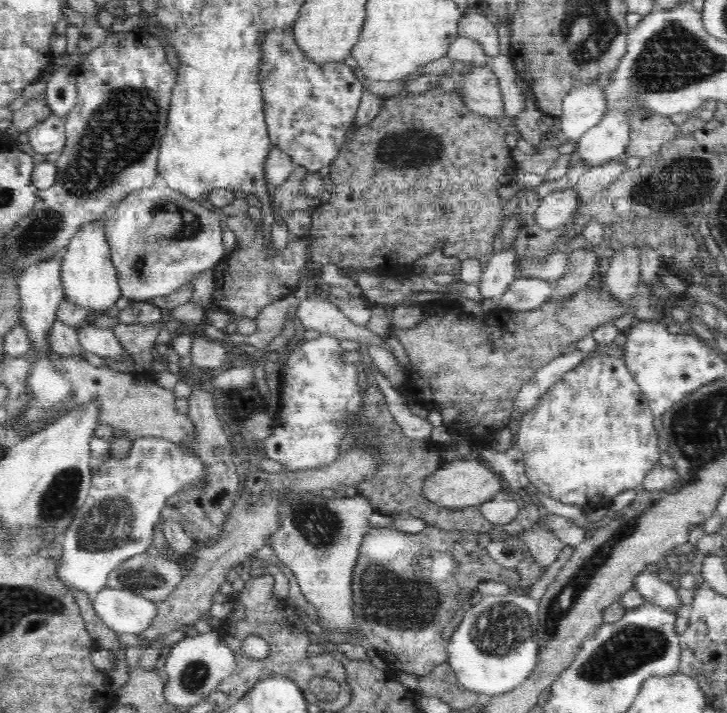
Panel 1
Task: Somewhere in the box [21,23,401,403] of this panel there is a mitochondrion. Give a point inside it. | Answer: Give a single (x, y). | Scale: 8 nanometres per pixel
(121, 130)

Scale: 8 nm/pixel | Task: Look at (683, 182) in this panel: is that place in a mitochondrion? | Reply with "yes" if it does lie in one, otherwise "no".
yes

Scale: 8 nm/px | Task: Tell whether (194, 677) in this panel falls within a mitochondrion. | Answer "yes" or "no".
yes

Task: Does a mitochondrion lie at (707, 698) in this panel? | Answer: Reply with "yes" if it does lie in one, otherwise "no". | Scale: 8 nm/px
no

